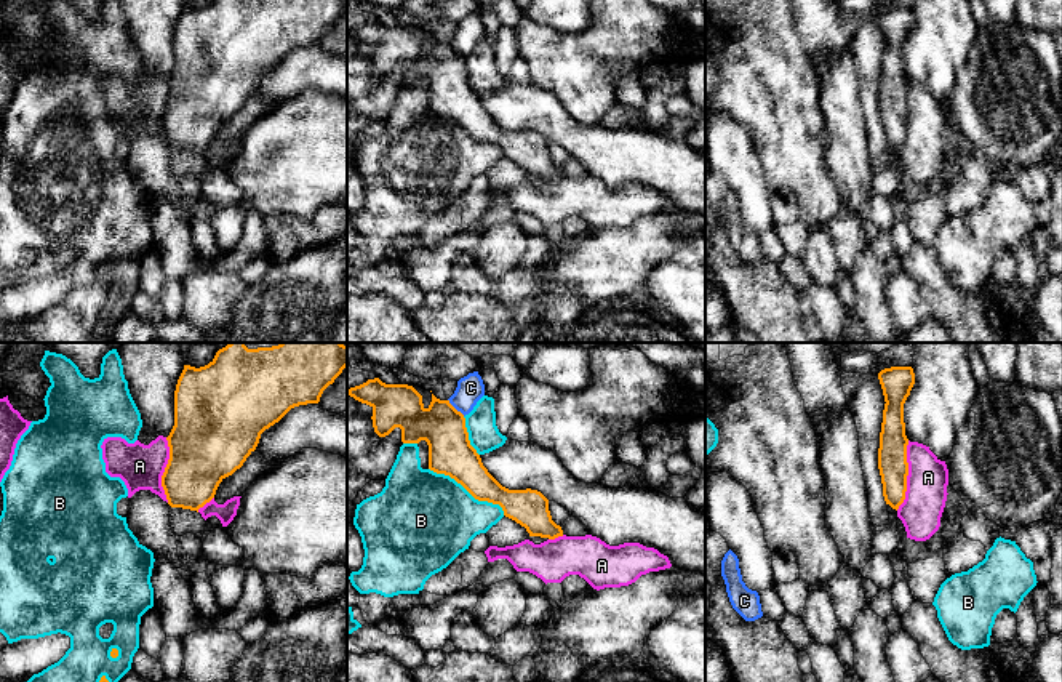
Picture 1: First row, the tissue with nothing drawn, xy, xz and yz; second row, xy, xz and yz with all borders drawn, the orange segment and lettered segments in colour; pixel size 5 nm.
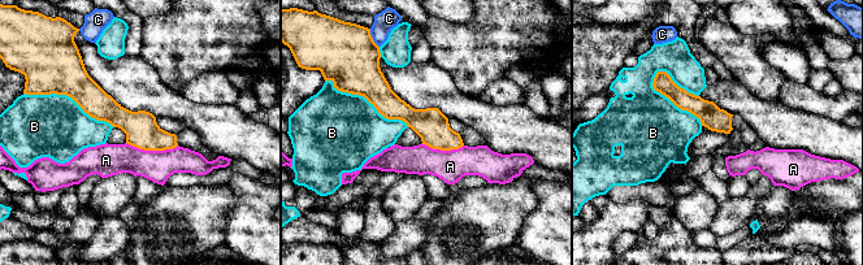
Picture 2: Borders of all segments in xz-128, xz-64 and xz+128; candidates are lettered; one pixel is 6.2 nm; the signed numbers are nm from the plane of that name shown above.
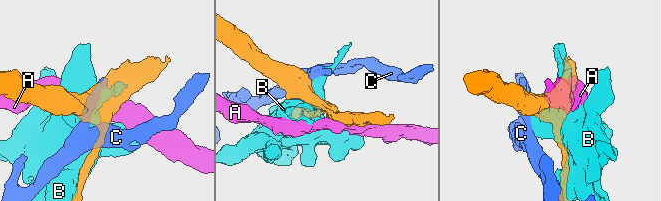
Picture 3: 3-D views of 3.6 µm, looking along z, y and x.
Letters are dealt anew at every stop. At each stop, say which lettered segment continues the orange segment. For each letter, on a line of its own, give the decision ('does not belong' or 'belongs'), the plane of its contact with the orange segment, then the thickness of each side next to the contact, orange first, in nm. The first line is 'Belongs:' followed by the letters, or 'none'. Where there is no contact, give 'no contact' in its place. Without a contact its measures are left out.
Belongs: none
A: does not belong | yz | 150/200 nm
B: does not belong | xz | 220/480 nm
C: does not belong | xz | 220/140 nm

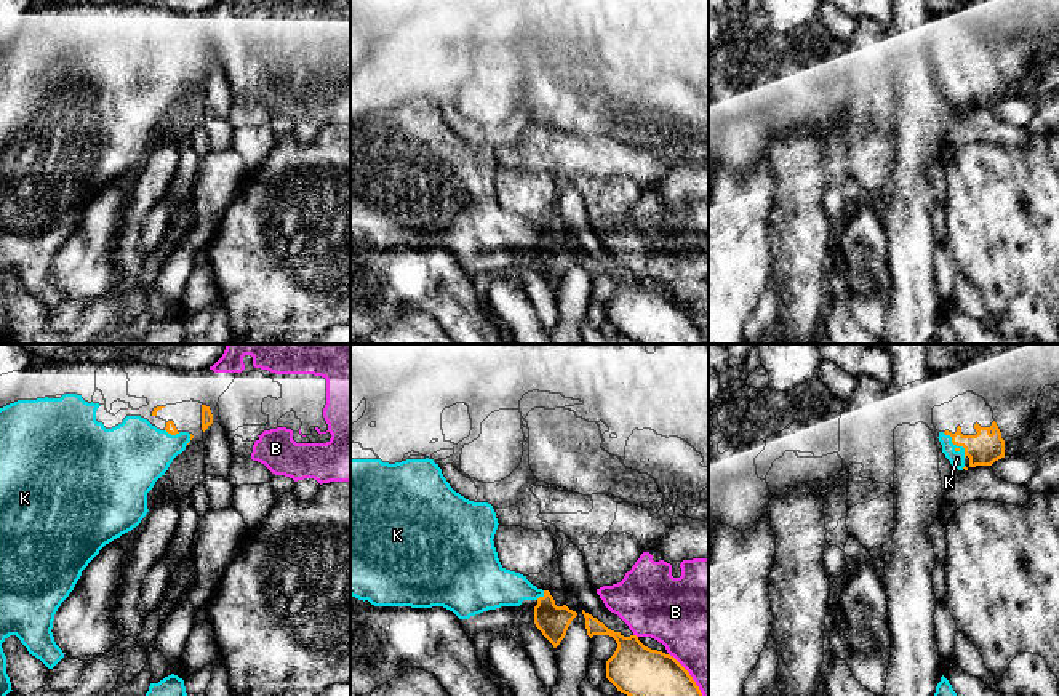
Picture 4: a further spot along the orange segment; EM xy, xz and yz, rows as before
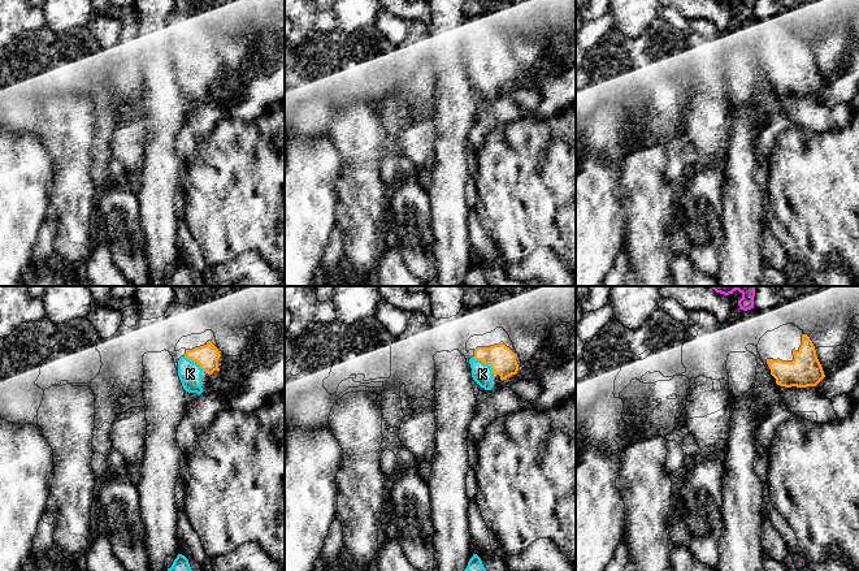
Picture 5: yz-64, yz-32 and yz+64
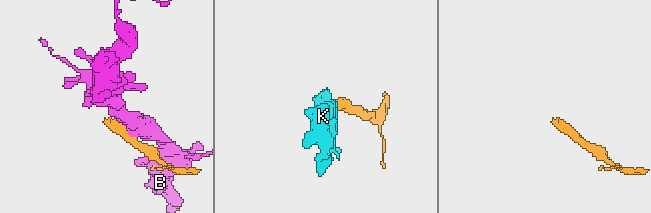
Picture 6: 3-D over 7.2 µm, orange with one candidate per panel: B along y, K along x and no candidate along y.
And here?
Belongs: K
B: does not belong | xz | 260/440 nm
K: belongs | yz | 170/80 nm

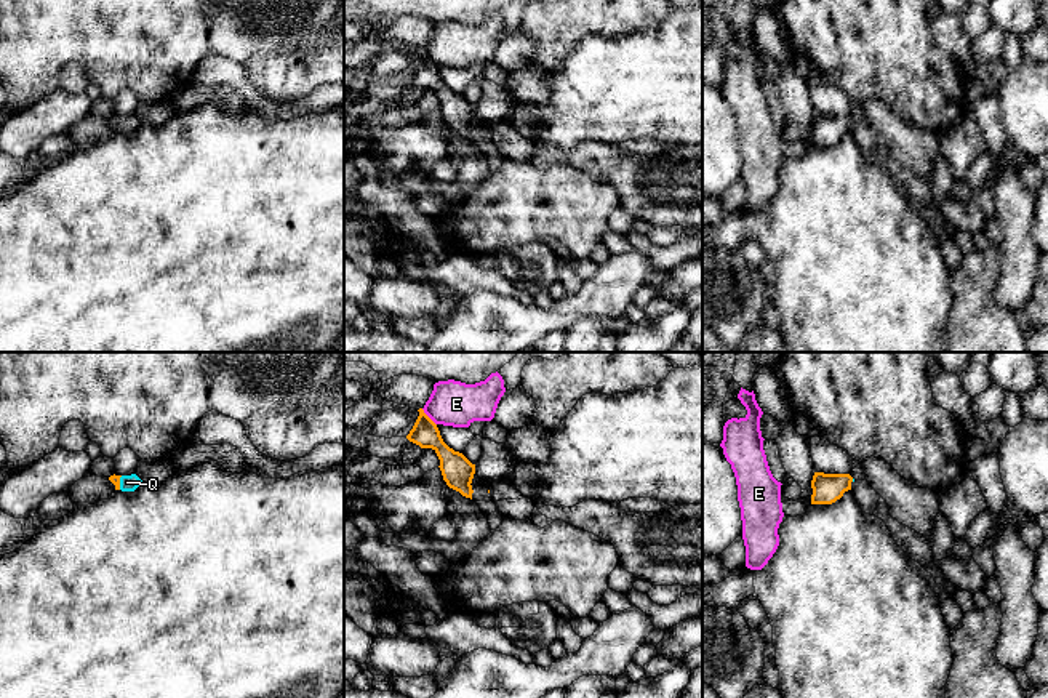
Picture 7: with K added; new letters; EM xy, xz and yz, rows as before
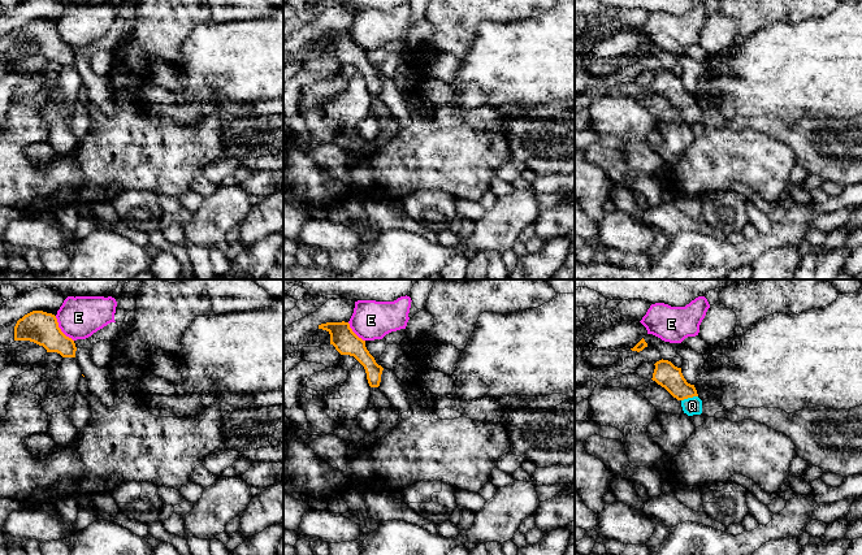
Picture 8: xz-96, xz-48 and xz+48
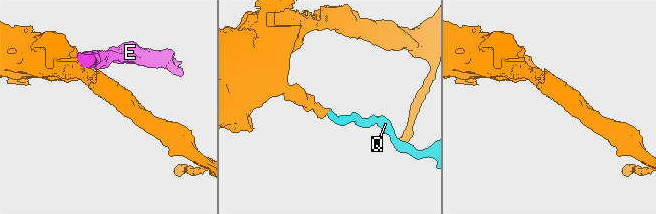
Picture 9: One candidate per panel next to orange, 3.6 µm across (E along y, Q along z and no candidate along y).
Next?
Belongs: Q
E: does not belong | xz | 140/220 nm
Q: belongs | xy | 50/80 nm

